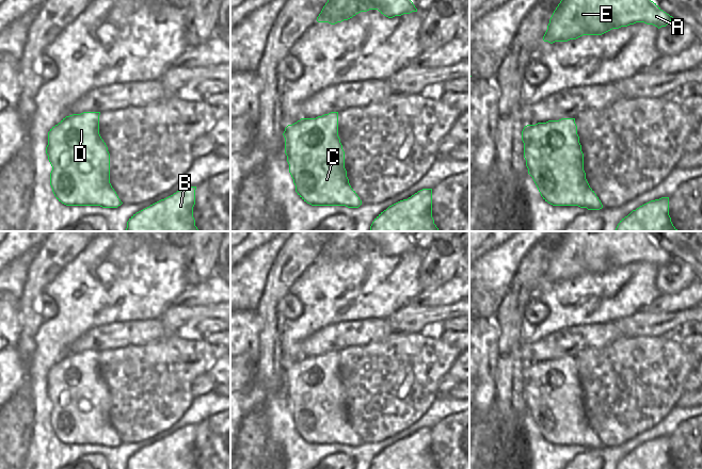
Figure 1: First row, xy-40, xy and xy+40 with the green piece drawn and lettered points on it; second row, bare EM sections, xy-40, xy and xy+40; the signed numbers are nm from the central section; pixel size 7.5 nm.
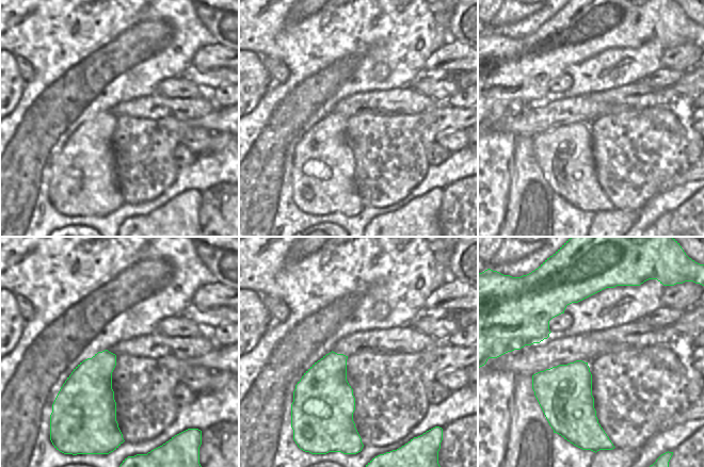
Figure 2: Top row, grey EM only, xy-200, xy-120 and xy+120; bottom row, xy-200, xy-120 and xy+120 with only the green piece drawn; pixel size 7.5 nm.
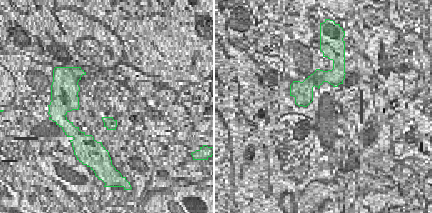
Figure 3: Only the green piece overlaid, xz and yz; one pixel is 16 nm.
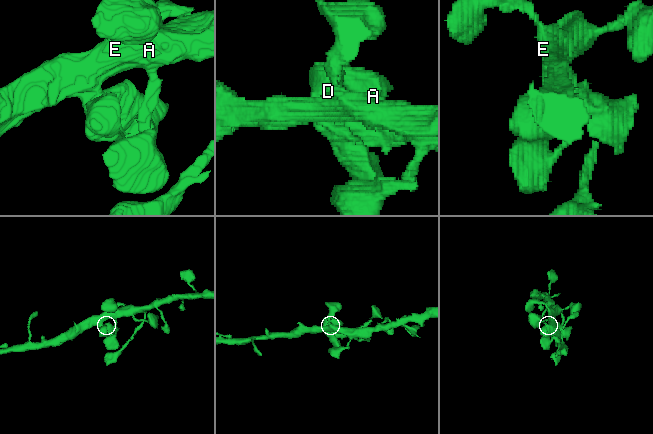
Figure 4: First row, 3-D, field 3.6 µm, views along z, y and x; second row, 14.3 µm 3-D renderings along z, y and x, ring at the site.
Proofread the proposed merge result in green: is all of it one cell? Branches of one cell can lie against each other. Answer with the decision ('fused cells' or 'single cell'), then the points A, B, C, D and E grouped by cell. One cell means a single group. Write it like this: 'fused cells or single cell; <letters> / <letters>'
single cell; A B C D E

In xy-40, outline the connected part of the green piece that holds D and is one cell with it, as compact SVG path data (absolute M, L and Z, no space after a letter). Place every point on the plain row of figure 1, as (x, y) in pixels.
M83 351L63 357L48 371L46 392L52 405L50 424L57 438L66 444L100 444L117 447L123 441L110 422L110 392L99 373L100 351Z

